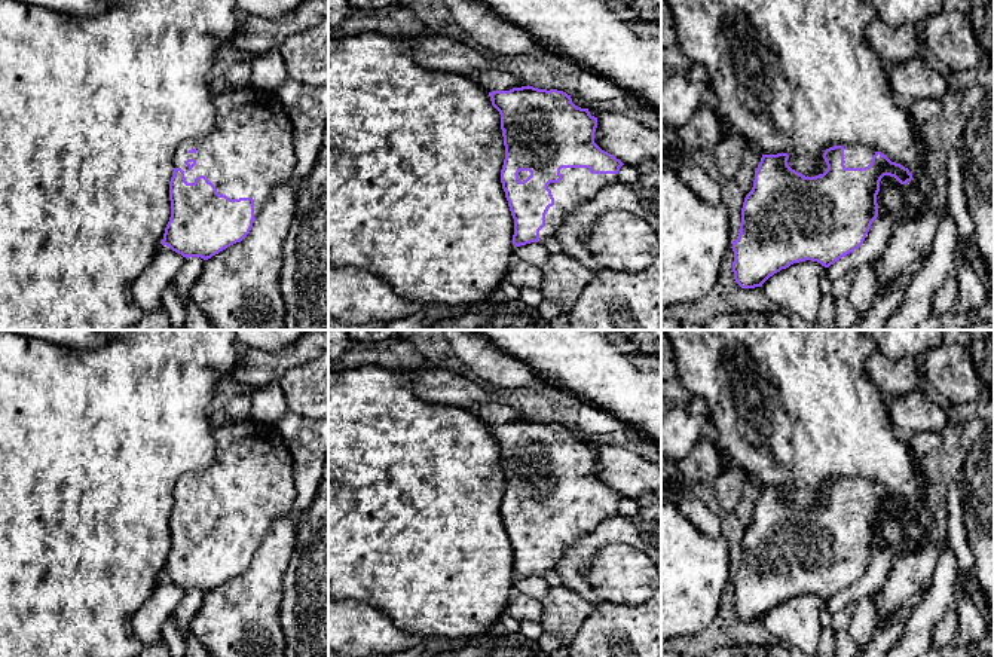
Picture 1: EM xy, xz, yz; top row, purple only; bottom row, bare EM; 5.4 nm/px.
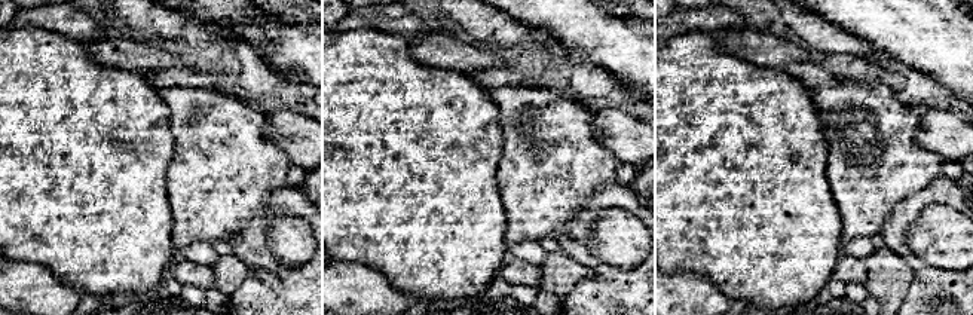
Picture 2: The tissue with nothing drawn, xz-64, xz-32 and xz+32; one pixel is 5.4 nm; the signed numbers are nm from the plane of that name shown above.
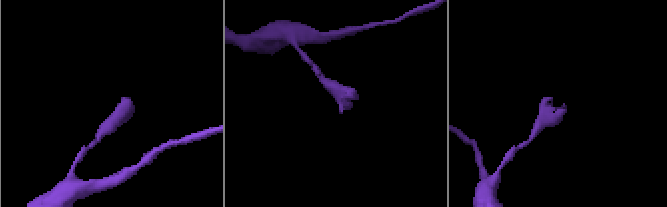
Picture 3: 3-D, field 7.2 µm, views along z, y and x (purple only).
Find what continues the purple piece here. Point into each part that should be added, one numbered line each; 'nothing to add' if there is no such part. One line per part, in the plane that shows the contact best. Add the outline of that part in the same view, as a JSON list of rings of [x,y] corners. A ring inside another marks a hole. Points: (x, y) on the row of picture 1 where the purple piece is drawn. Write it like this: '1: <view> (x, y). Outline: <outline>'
1: xz (577, 186). Outline: [[[562,168],[562,180],[550,183],[554,205],[545,214],[545,226],[539,230],[538,242],[557,235],[571,213],[590,201],[605,186],[618,181],[618,174],[591,174],[588,168]]]

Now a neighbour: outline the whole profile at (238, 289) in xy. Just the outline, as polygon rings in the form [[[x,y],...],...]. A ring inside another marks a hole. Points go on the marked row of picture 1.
[[[288,180],[276,184],[250,233],[211,259],[190,296],[214,330],[285,330],[285,302],[279,287],[282,242],[293,223],[299,189]]]

